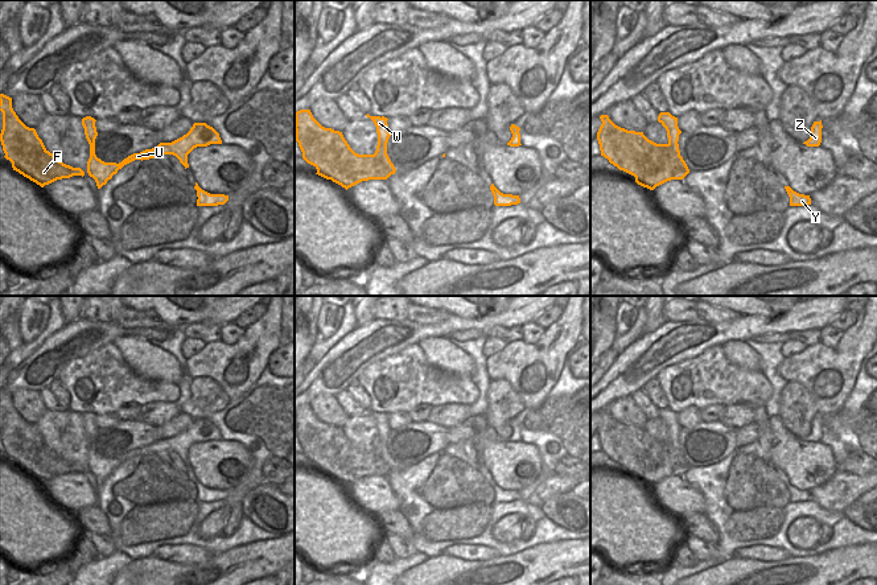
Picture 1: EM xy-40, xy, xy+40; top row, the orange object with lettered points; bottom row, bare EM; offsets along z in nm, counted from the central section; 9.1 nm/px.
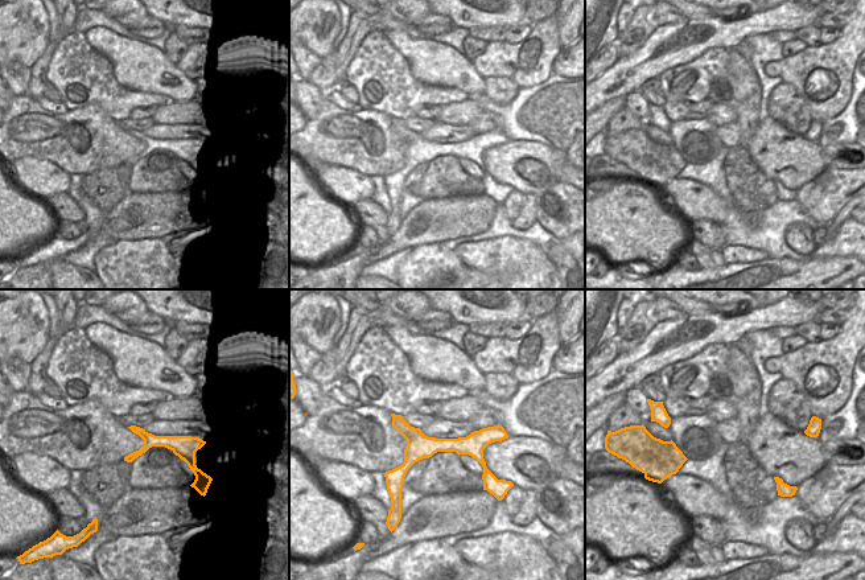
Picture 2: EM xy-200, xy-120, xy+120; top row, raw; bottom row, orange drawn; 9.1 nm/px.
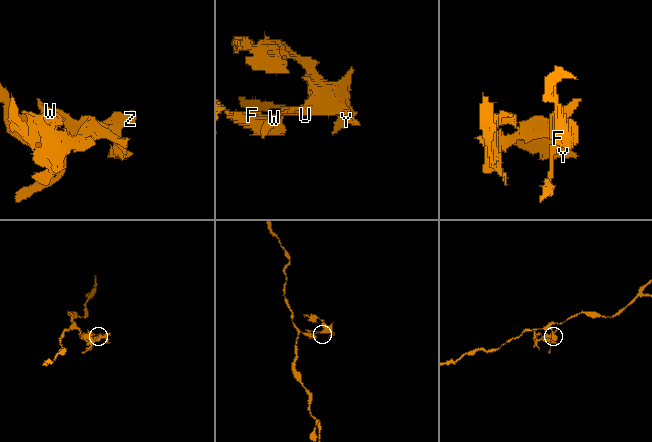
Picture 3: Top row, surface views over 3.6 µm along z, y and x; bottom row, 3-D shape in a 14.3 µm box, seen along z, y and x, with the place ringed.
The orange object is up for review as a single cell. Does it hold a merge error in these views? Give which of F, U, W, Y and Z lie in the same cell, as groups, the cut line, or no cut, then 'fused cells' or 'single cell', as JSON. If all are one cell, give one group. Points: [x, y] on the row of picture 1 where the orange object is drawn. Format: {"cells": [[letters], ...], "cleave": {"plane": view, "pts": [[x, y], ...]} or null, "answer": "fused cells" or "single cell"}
{"cells": [["F"], ["U", "W", "Y", "Z"]], "cleave": {"plane": "xy", "pts": [[375, 152], [392, 173]]}, "answer": "fused cells"}

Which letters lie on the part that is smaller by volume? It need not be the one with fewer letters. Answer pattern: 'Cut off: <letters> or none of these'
Cut off: U, W, Y, Z

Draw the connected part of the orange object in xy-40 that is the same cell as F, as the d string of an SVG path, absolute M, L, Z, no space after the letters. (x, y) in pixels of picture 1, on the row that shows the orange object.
M0 94L3 129L0 141L13 170L41 188L57 180L85 176L81 168L63 164L50 153L34 128L26 127L12 108L12 98Z

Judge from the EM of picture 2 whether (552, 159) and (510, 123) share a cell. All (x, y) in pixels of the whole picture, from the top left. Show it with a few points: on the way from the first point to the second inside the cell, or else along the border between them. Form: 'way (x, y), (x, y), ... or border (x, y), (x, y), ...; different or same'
border (509, 139), (536, 140), (555, 148); different

